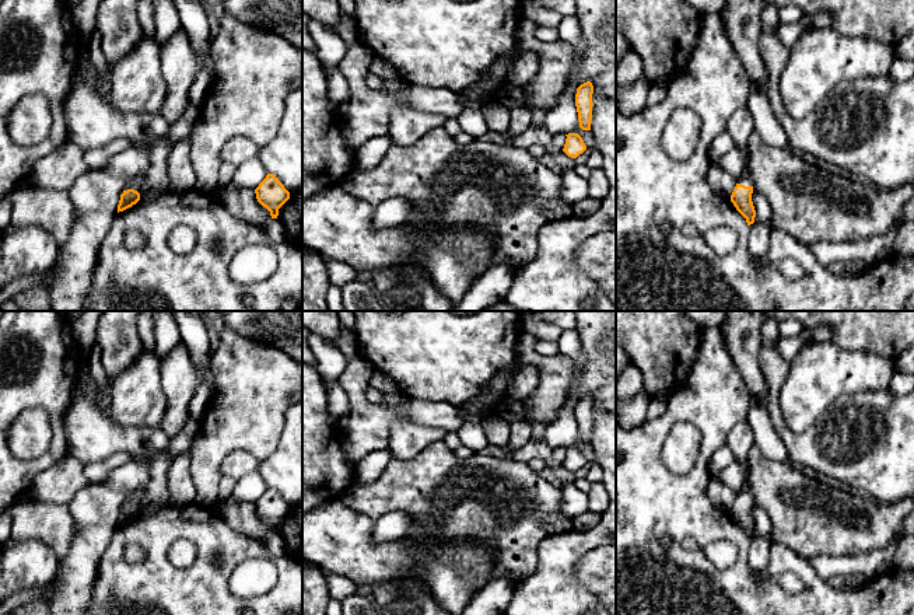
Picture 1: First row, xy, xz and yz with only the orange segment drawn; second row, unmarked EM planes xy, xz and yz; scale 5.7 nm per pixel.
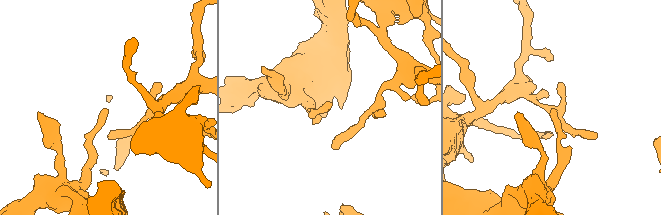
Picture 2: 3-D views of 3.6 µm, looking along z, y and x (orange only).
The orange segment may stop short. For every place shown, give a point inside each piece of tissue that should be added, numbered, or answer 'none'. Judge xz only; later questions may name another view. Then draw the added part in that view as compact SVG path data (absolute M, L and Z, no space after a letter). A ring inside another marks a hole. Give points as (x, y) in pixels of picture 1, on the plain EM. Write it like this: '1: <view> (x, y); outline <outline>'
none

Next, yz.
1: yz (741, 439); outline M747 419L739 422L736 427L729 431L725 445L728 445L729 450L733 452L735 464L743 464L746 467L747 479L743 489L738 493L736 497L752 500L747 485L750 475L749 451L754 445L754 433Z

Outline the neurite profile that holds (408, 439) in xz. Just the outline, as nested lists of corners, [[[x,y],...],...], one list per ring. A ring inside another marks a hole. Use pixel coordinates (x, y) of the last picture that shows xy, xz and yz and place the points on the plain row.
[[[403,419],[391,430],[389,450],[398,459],[414,458],[423,448],[440,441],[448,431]]]

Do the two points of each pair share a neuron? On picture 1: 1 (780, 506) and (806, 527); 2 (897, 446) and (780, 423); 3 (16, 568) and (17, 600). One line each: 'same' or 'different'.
1: same
2: same
3: different

